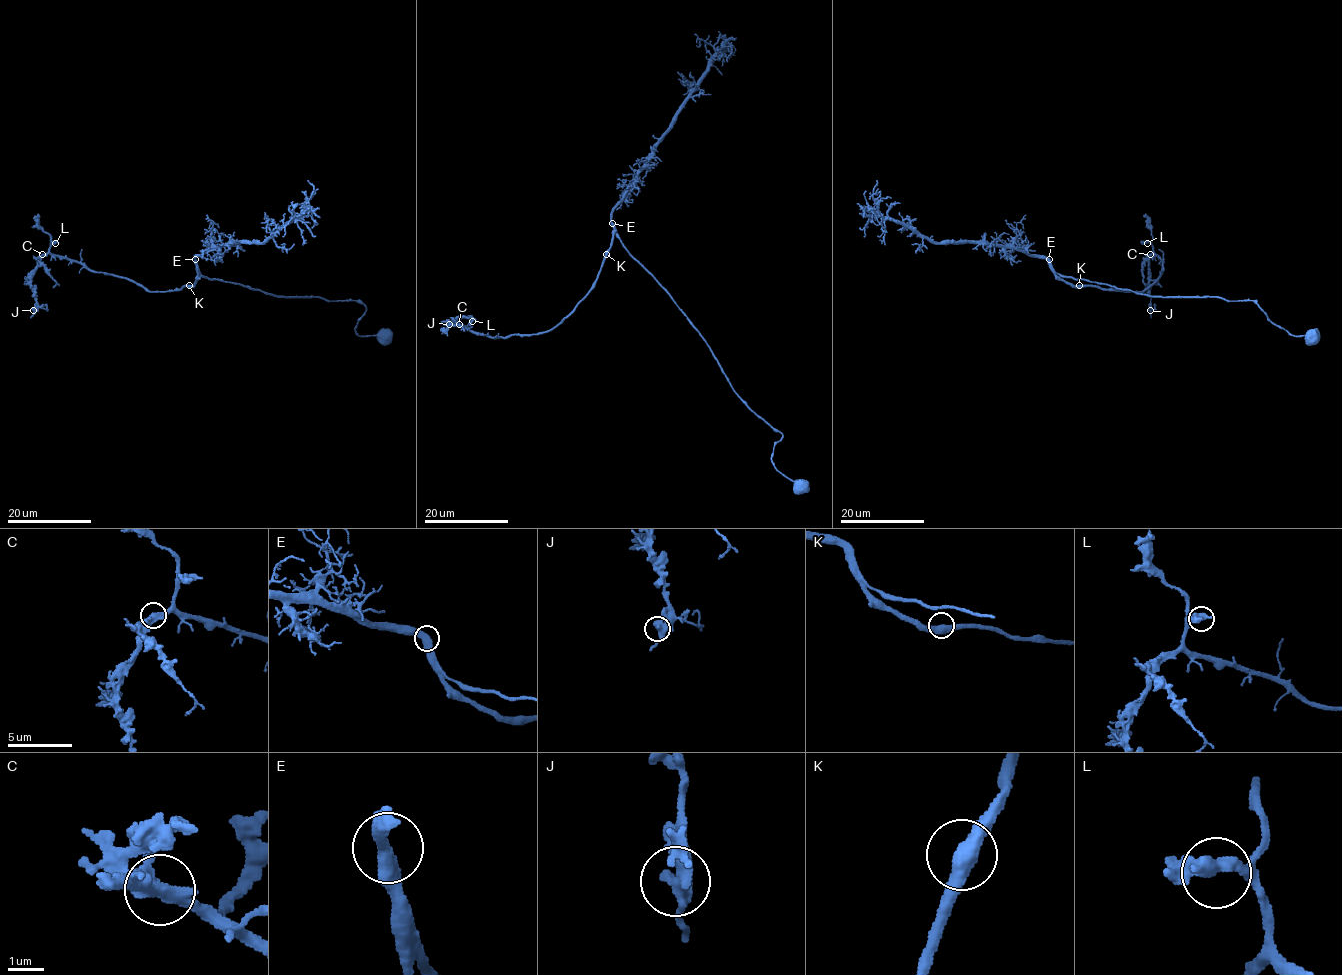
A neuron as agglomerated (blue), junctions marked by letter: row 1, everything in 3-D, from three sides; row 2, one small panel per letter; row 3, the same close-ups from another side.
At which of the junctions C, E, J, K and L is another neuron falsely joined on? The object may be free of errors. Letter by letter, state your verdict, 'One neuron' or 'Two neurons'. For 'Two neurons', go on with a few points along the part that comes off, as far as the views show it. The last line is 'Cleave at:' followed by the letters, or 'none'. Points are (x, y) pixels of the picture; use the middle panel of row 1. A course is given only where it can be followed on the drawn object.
C: One neuron
E: One neuron
J: One neuron
K: One neuron
L: One neuron
Cleave at: none

